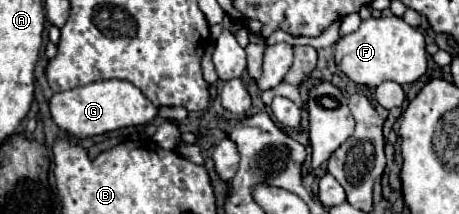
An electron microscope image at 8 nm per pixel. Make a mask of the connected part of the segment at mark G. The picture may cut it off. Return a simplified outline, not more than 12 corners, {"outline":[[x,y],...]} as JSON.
{"outline":[[95,81],[49,99],[75,139],[147,125],[157,107],[129,81]]}

